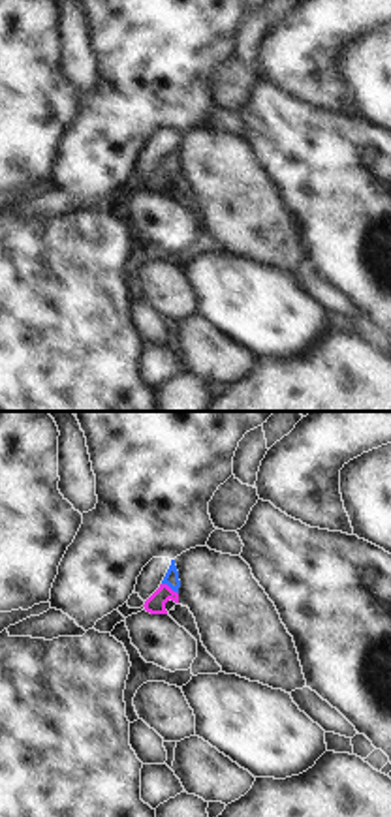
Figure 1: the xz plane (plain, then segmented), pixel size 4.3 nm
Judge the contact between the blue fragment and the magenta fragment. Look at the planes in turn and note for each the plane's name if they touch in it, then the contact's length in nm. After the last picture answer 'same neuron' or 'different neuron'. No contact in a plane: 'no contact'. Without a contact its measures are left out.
xz | 90 nm

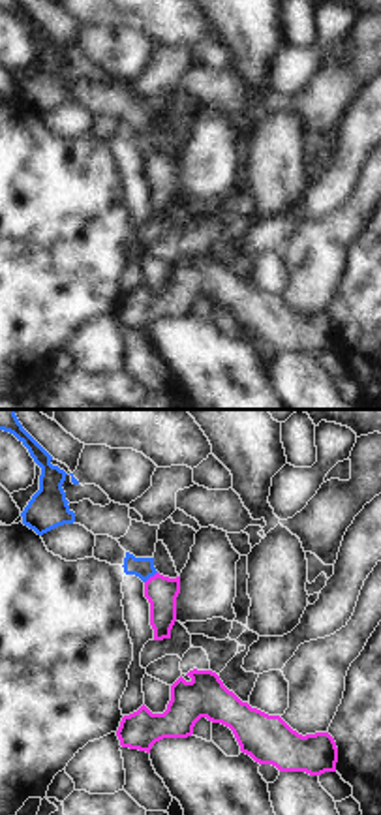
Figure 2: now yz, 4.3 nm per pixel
yz | 80 nm

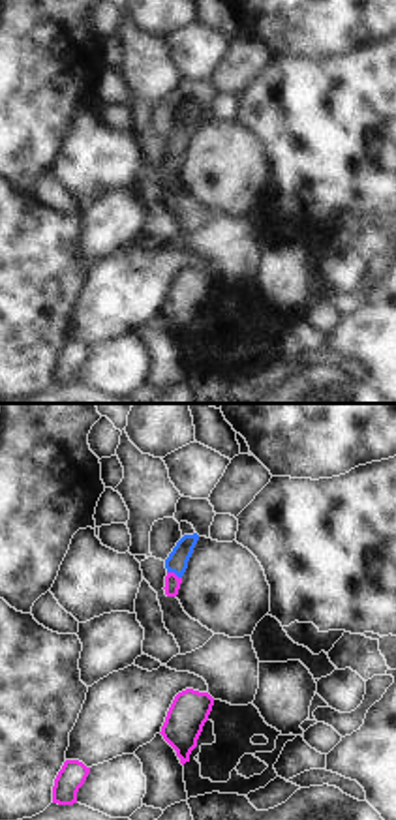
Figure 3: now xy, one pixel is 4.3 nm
xy | 70 nm

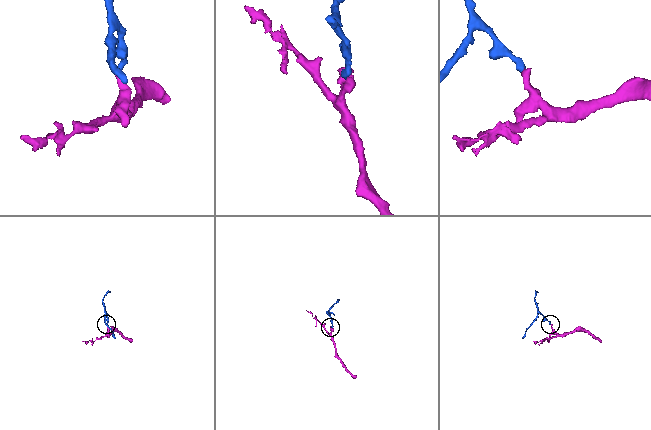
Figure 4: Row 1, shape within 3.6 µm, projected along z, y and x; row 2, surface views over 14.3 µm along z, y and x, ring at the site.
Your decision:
same neuron

